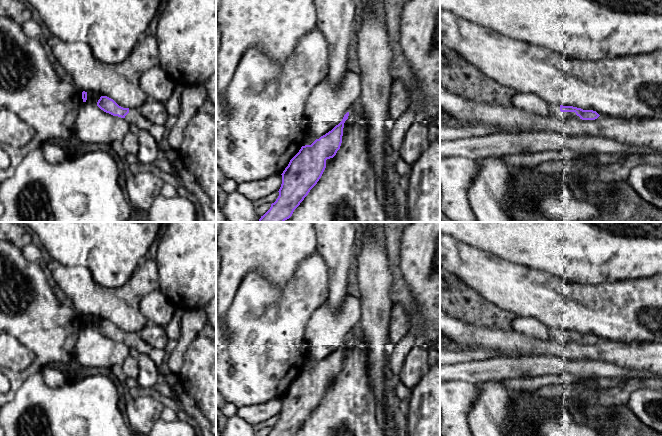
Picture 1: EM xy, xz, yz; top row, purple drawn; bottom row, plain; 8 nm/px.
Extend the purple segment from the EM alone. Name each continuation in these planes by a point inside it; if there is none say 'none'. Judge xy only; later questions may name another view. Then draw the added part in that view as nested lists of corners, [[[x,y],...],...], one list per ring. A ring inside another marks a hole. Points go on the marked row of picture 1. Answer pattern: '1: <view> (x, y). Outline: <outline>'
1: xy (134, 116). Outline: [[[129,108],[125,119],[130,124],[135,124],[140,130],[148,131],[157,142],[160,142],[166,132],[165,125],[154,124],[146,119],[139,109]]]

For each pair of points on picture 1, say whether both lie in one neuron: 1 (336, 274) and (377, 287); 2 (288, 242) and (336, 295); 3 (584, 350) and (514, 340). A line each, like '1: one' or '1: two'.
1: two
2: two
3: one

